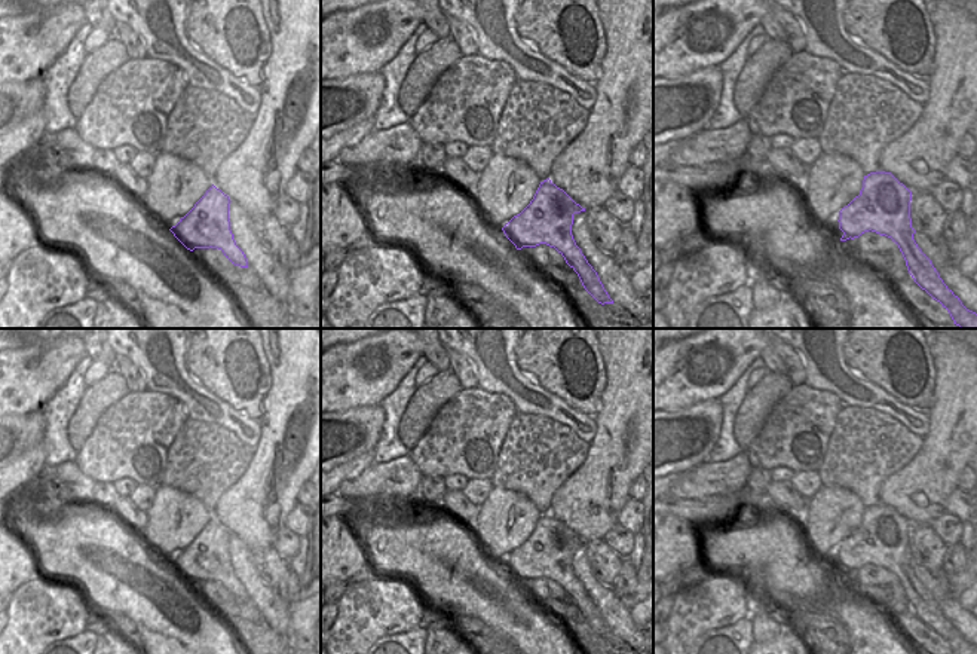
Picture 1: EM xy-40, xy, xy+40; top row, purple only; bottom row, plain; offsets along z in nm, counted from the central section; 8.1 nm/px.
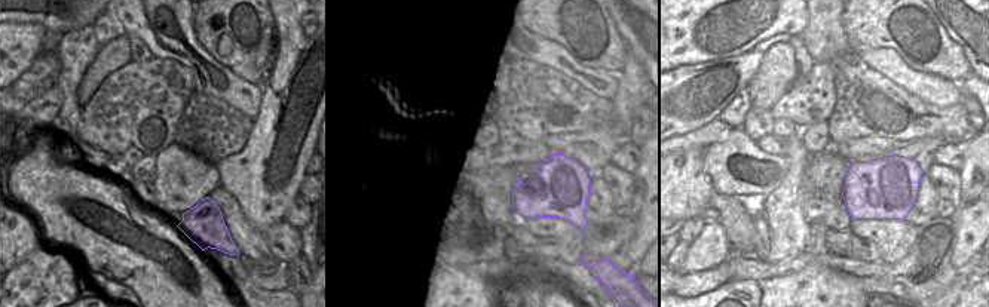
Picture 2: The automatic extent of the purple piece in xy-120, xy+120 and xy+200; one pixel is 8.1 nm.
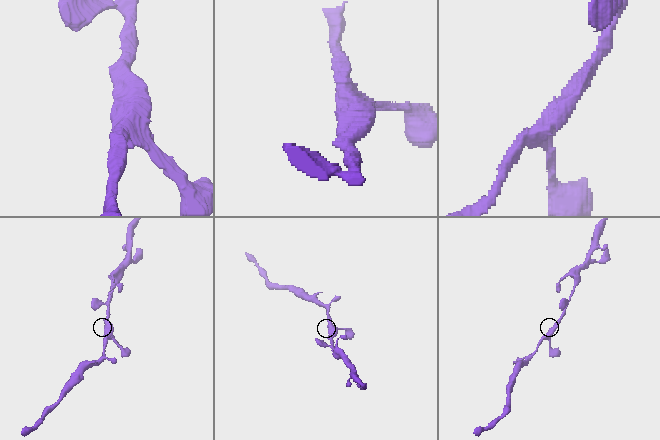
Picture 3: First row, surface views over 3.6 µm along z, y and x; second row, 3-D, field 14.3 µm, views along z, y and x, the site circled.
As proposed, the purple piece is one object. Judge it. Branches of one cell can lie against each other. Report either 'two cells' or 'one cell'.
one cell

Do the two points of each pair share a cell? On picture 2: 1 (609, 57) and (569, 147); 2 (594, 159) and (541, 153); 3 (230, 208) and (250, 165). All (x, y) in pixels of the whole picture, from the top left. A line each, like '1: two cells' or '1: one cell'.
1: two cells
2: two cells
3: two cells

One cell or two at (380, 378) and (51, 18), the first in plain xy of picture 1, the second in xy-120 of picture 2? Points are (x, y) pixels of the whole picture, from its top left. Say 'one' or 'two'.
two

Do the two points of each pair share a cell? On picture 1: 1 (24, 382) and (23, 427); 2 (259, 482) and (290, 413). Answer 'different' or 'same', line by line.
1: different
2: same

